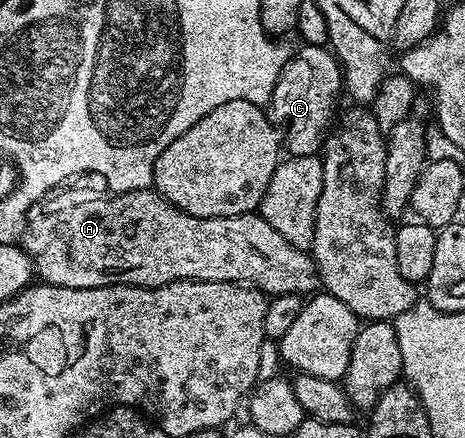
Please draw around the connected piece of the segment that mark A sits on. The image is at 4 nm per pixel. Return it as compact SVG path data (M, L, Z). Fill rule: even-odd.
M63 187L45 198L37 200L27 210L20 229L20 247L30 256L30 262L34 265L37 279L43 284L55 284L61 288L103 288L109 284L130 284L133 288L159 288L165 284L175 284L177 280L203 280L204 282L243 284L251 288L259 288L260 291L270 296L279 296L280 294L302 296L303 294L313 293L319 287L318 268L314 264L313 255L307 249L292 246L292 242L288 242L288 238L284 238L284 234L272 230L272 226L268 226L268 222L257 211L245 212L239 216L200 218L180 210L175 204L168 202L154 190L119 192L111 195L109 197L111 200L101 200L100 197L93 196L86 188L65 188Z

